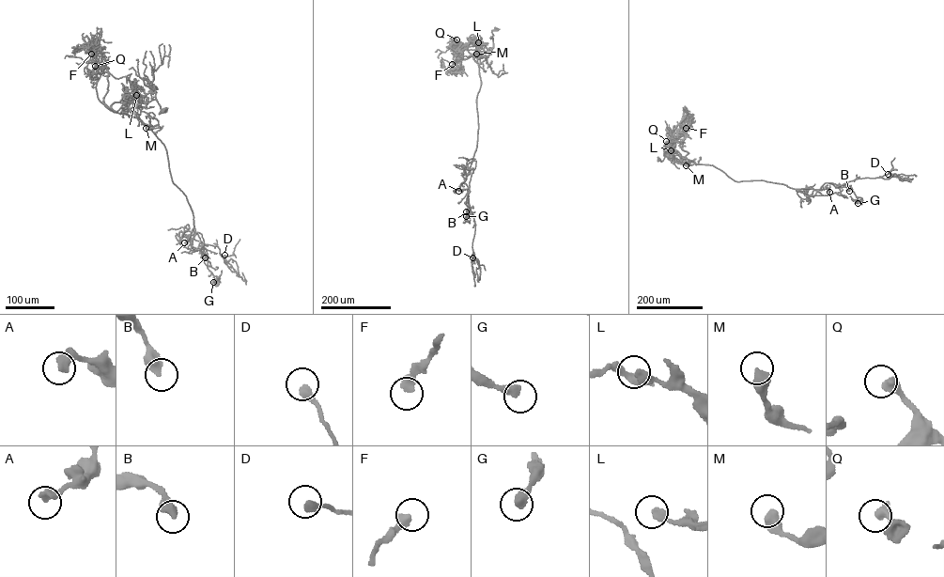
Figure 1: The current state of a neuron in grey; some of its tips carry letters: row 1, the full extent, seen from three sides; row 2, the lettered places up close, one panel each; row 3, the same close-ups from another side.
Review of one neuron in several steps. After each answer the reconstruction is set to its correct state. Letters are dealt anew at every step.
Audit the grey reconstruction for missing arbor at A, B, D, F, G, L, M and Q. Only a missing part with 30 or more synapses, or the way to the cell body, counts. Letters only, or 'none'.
none

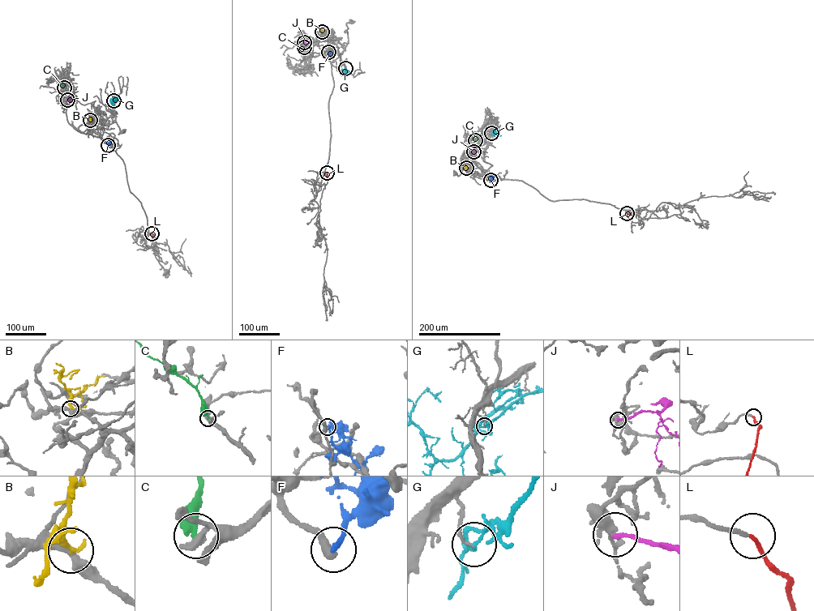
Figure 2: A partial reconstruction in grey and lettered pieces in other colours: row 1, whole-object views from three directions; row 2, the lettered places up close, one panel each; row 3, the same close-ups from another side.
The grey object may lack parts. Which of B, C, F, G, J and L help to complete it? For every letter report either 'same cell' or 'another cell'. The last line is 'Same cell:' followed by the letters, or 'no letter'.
B: another cell
C: another cell
F: another cell
G: another cell
J: another cell
L: same cell
Same cell: L

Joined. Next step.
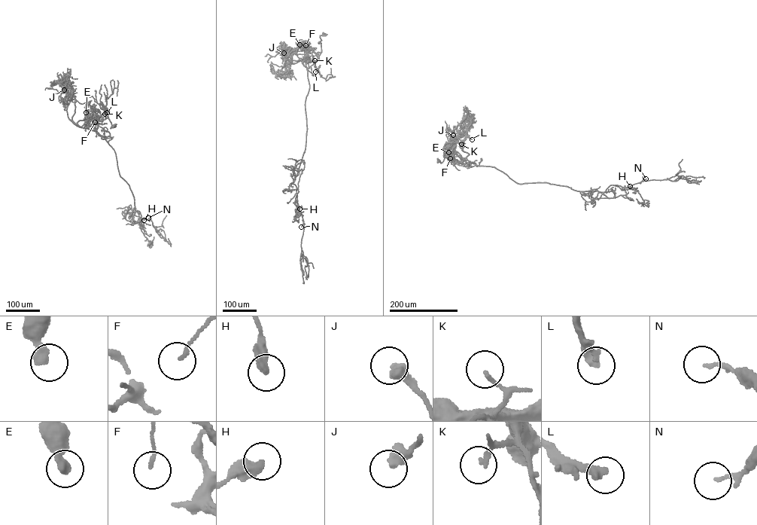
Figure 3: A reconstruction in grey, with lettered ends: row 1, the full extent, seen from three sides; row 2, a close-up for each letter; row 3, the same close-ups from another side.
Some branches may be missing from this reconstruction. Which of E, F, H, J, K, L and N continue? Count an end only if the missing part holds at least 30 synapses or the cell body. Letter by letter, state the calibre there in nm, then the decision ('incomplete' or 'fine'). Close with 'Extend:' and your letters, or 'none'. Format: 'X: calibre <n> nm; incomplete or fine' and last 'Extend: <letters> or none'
E: calibre 400 nm; fine
F: calibre 130 nm; fine
H: calibre 460 nm; fine
J: calibre 440 nm; fine
K: calibre 170 nm; fine
L: calibre 340 nm; incomplete
N: calibre 140 nm; fine
Extend: L

